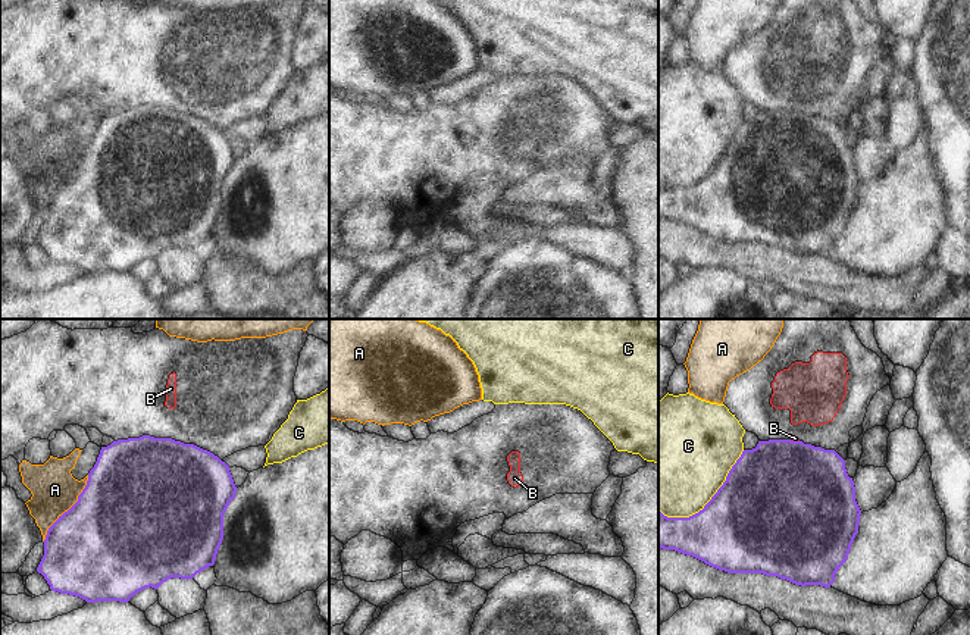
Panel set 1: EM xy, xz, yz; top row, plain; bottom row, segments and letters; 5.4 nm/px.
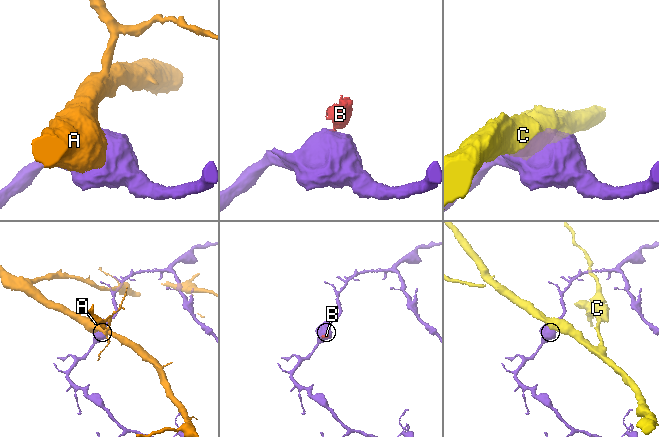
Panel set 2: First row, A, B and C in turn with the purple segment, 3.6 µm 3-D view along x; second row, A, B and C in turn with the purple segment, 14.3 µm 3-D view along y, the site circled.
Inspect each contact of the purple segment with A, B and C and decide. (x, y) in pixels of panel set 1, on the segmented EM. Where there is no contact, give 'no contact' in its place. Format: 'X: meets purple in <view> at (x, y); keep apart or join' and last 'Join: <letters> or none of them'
A: meets purple in xy at (69, 509); keep apart
B: meets purple in yz at (794, 441); keep apart
C: meets purple in yz at (709, 501); keep apart
Join: none of them

